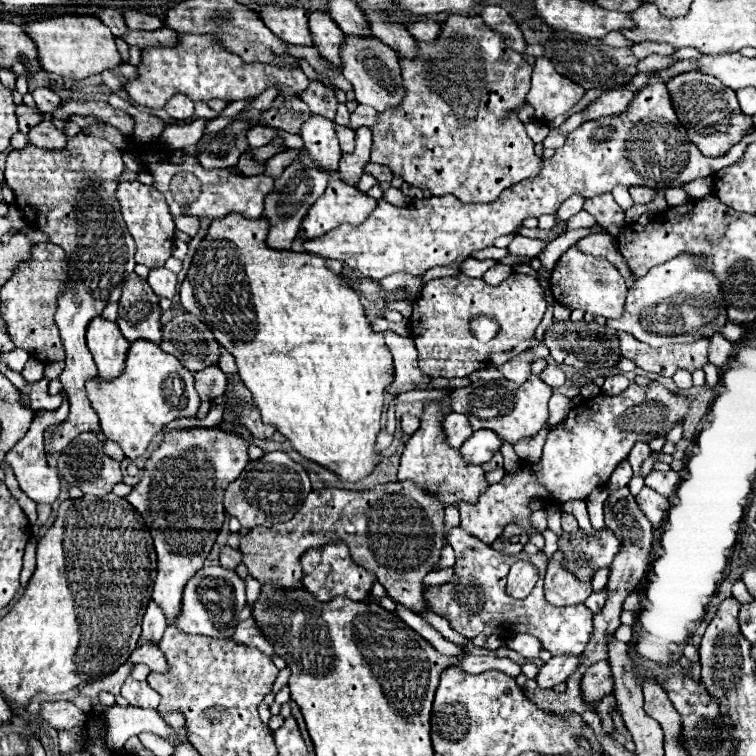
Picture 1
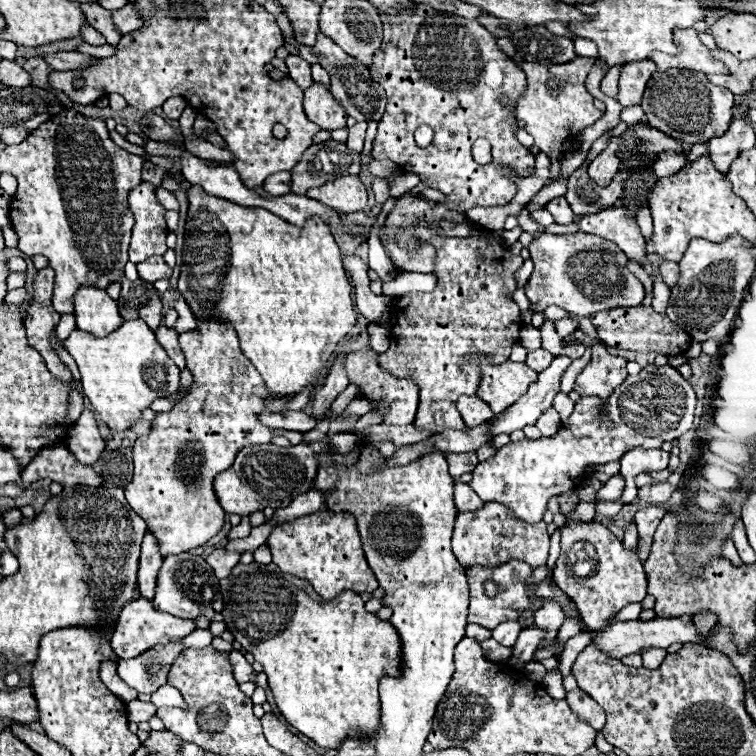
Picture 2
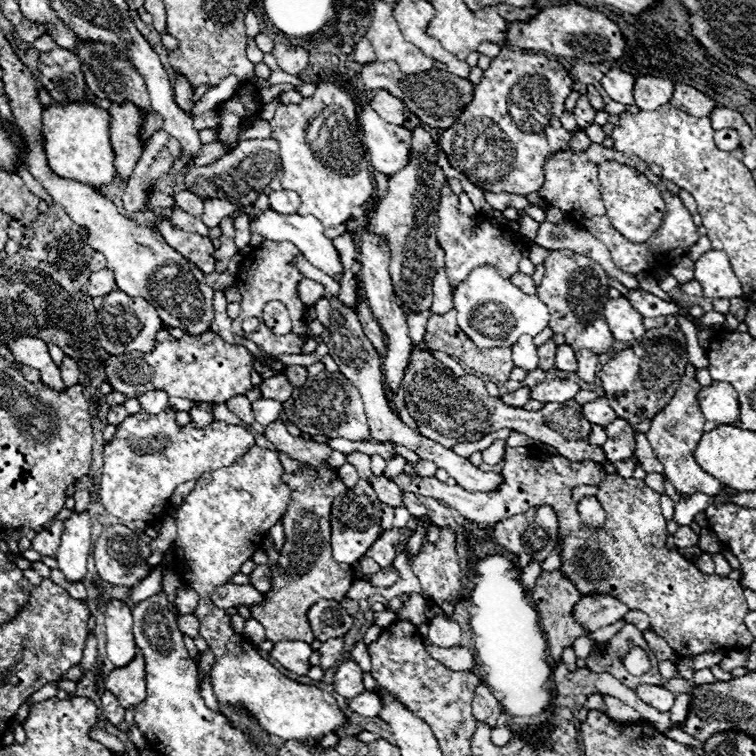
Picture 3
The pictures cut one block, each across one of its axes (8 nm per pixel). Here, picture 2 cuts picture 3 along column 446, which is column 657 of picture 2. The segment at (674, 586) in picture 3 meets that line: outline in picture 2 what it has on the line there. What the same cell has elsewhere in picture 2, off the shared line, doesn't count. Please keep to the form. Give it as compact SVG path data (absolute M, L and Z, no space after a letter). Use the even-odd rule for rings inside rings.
M662 482L662 484L650 484L650 486L642 486L638 490L638 498L646 504L652 504L652 506L660 506L664 502L668 502L668 498L672 496L672 492L676 490L676 486L668 484L668 482Z

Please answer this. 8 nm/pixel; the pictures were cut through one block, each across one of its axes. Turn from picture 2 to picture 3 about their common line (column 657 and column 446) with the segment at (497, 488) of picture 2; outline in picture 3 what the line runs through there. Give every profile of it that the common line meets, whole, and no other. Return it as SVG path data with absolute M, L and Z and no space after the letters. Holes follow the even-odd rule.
M418 348L412 350L404 378L402 378L402 390L404 390L404 402L408 406L410 416L416 420L420 434L436 440L444 448L452 448L460 442L476 442L482 436L496 432L500 428L510 428L516 432L524 432L526 436L552 444L558 448L558 452L570 460L592 460L602 464L604 452L600 446L588 444L590 434L590 422L582 414L582 406L574 400L568 400L564 404L550 402L546 408L534 412L524 408L508 408L500 398L492 398L484 382L472 374L456 376L448 366L444 366L440 360L430 356L428 352L422 352Z

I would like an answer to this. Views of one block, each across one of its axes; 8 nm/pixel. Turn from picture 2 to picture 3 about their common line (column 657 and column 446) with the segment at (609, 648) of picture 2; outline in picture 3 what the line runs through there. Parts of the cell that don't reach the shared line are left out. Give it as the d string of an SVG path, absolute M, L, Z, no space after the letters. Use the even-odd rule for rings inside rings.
M436 616L432 622L430 622L430 632L428 632L428 640L432 646L440 646L440 648L448 648L448 646L454 646L454 644L460 644L460 636L462 630L460 626L446 618L446 616Z

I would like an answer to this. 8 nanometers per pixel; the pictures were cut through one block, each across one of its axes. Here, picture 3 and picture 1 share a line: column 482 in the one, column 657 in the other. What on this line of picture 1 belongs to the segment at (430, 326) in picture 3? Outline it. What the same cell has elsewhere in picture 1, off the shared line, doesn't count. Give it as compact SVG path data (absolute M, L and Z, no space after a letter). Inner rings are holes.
M618 332L620 336L620 354L632 360L638 368L646 372L654 372L666 378L672 378L676 370L702 370L708 364L710 340L702 338L692 344L668 344L662 348L650 348L644 342L628 336L626 332Z

